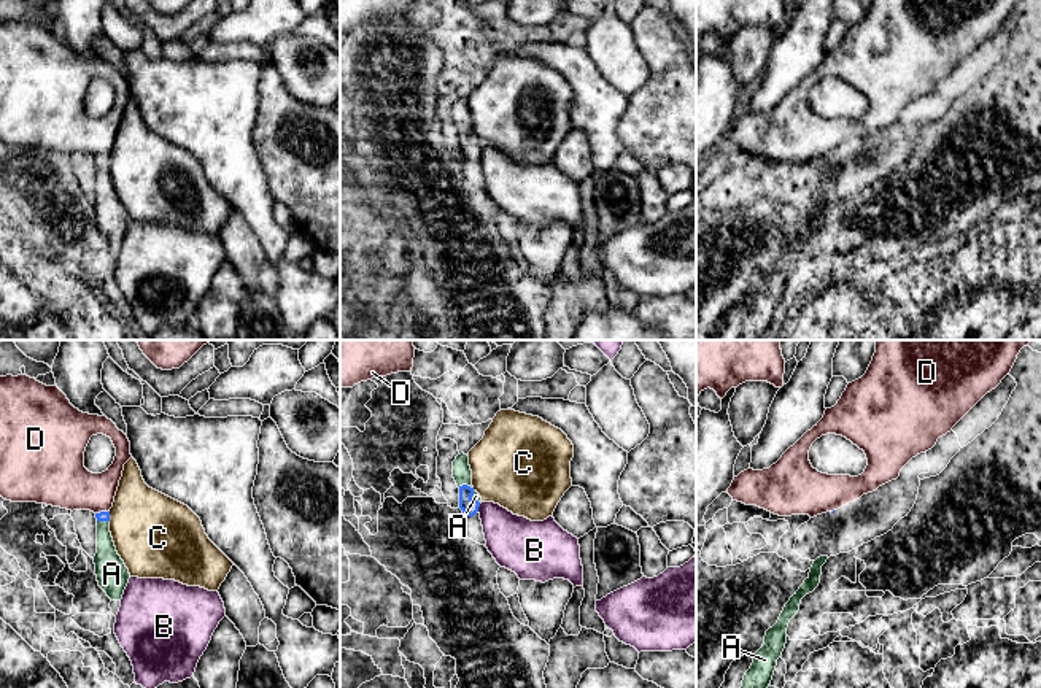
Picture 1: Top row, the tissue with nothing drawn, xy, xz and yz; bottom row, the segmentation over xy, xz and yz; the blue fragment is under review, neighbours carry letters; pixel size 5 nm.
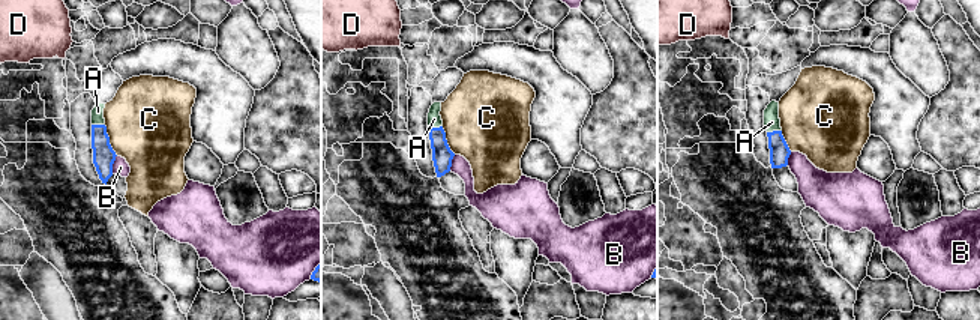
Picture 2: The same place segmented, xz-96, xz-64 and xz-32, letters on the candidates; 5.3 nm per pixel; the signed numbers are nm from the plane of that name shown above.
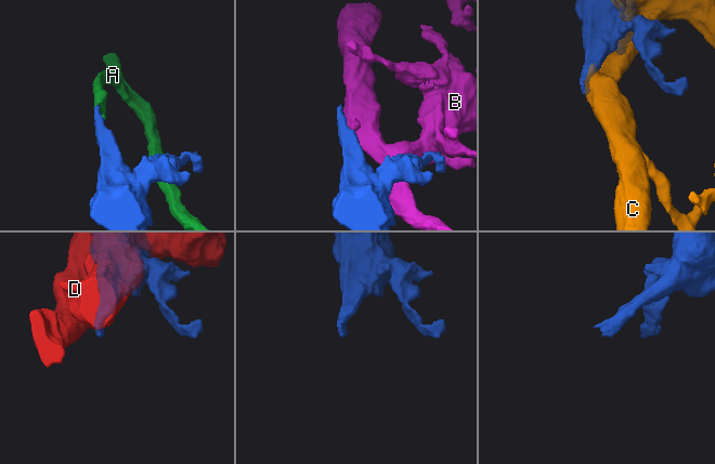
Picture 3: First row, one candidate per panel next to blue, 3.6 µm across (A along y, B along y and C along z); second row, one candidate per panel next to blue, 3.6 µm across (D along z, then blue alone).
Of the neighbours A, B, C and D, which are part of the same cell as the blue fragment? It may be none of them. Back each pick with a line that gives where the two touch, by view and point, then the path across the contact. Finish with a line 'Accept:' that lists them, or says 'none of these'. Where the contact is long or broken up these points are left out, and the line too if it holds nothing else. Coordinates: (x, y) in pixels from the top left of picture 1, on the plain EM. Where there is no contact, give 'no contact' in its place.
A: contact xz (466, 129); way xz (469, 151), (466, 129), (461, 115)
Accept: A

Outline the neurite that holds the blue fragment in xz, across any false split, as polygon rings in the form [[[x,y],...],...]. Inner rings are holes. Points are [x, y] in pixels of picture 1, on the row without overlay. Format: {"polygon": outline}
{"polygon": [[[461,97],[453,105],[453,122],[459,132],[459,153],[464,160],[474,160],[482,148],[480,138],[472,130],[469,100]]]}

